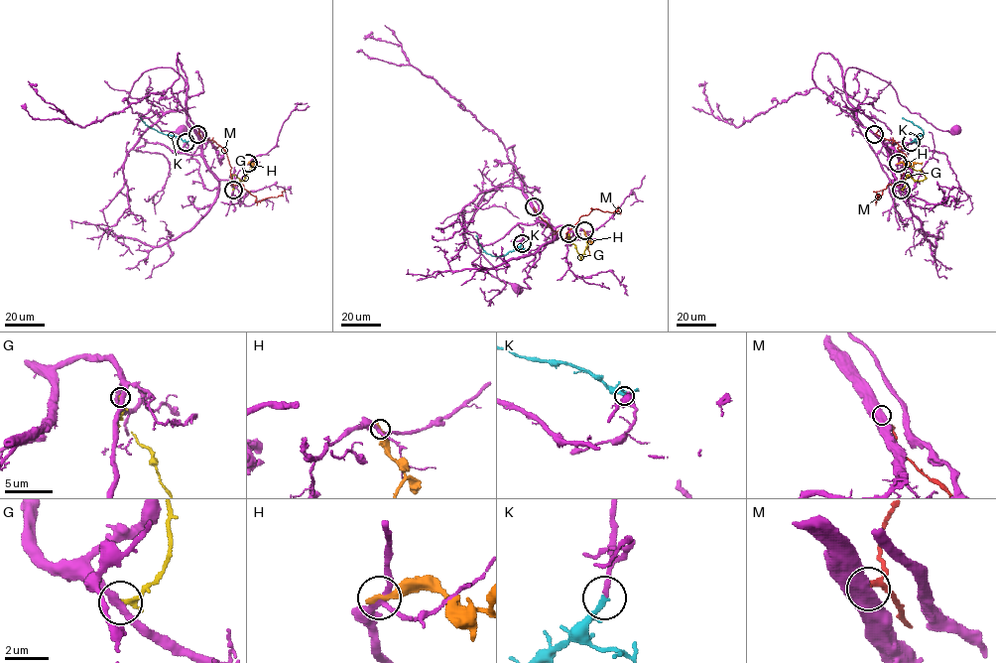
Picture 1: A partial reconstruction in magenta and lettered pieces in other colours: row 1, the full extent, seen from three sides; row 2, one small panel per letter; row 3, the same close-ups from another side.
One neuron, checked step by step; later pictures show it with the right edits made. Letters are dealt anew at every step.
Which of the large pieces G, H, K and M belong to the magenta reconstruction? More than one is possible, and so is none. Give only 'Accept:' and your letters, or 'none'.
Accept: K

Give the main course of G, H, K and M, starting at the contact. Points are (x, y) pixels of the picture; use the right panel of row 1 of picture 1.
G: (901, 189), (905, 185), (907, 175), (915, 180), (926, 178), (909, 165)
H: (898, 164), (912, 166), (922, 163)
K: (911, 142), (923, 134), (923, 131), (902, 117)
M: (874, 134), (894, 141), (906, 160), (900, 184), (887, 185), (875, 201), (879, 197), (876, 192), (881, 190)

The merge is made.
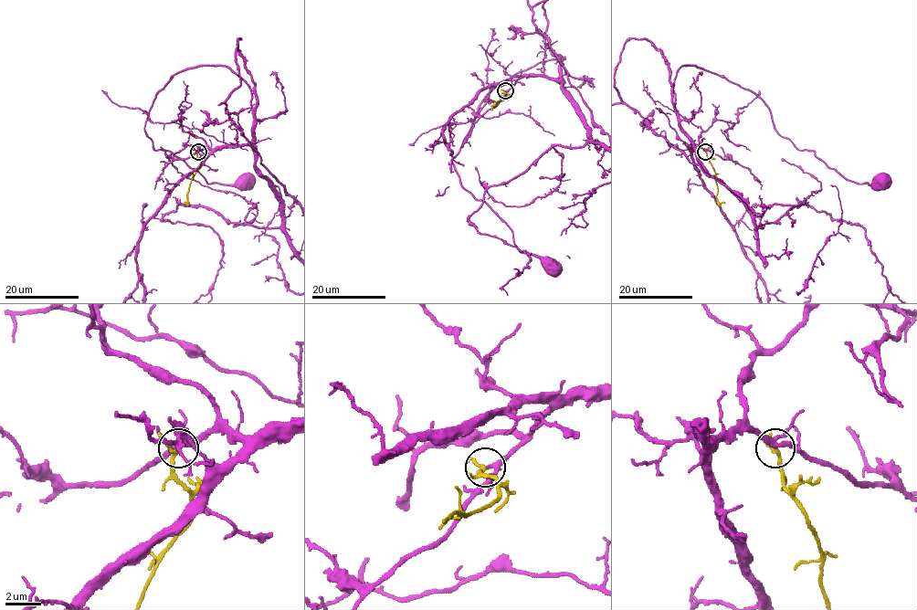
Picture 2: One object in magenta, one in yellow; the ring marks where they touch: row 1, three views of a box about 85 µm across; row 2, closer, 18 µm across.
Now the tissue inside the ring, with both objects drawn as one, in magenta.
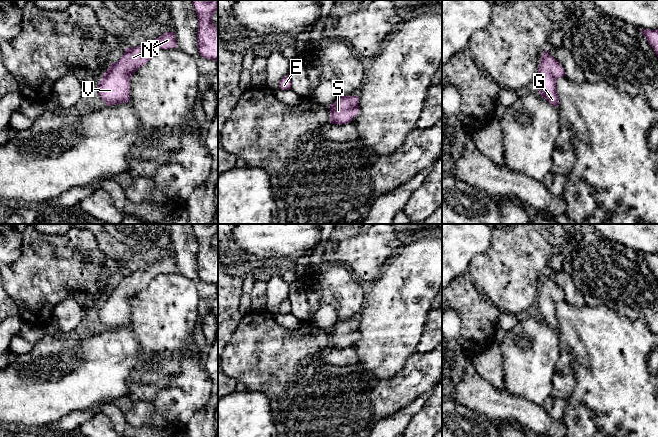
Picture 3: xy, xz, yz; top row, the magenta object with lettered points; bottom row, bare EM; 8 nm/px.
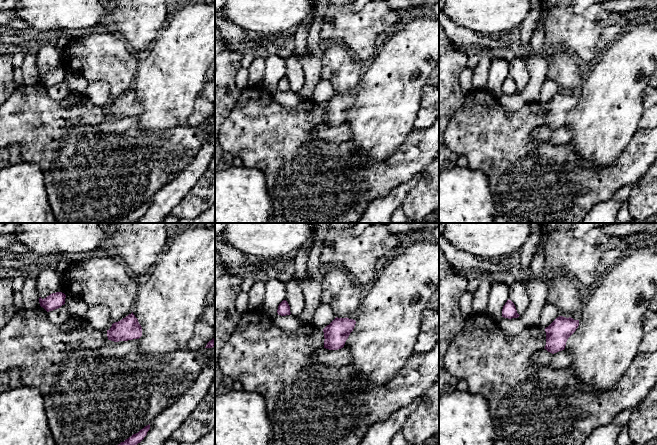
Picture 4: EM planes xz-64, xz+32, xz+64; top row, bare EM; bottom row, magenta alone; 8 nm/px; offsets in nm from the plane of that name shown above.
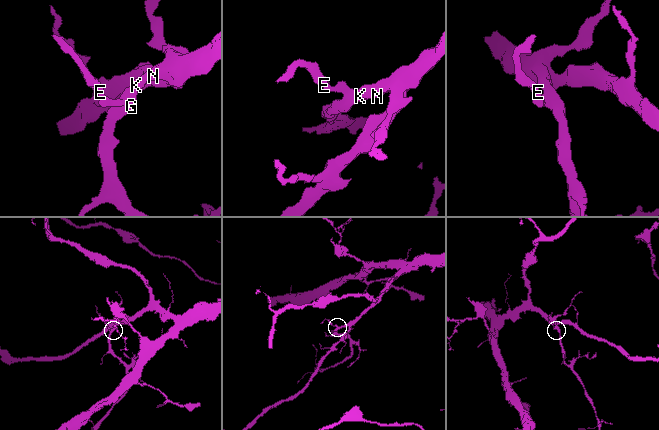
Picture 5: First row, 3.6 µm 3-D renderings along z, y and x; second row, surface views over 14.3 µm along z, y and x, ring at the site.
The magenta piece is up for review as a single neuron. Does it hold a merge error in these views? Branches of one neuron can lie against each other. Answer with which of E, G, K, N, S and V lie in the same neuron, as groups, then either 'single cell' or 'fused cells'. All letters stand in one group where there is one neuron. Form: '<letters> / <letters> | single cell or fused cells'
E G K N S V | single cell

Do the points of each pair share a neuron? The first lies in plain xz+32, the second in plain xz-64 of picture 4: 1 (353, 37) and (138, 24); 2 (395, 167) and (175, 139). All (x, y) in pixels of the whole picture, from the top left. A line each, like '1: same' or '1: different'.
1: same
2: same

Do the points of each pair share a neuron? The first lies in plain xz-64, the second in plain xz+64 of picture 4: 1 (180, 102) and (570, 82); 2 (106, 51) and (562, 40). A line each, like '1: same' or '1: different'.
1: different
2: different

